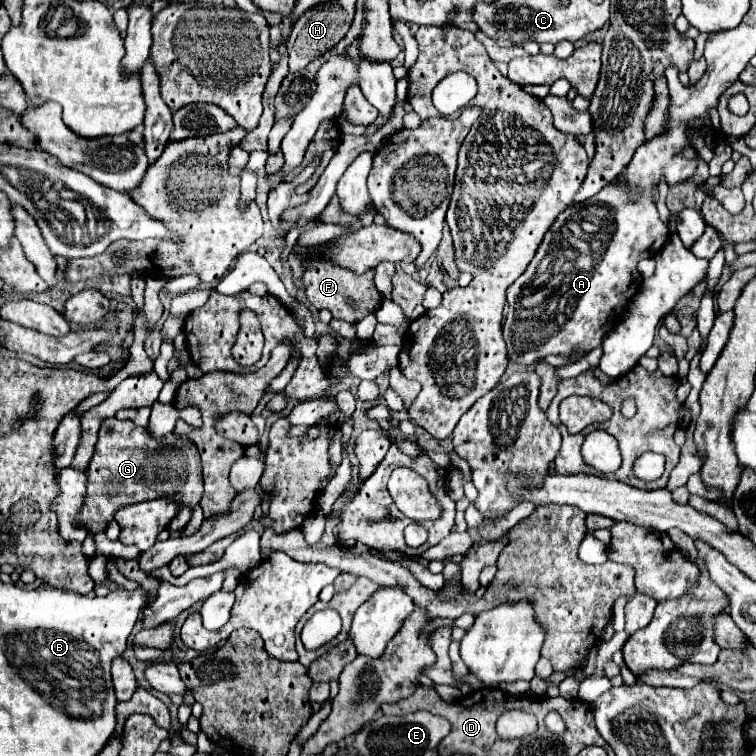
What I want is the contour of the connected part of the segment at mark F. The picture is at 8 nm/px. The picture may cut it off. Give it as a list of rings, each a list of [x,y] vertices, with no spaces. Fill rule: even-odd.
[[[313,261],[303,273],[303,283],[305,295],[315,309],[329,309],[335,319],[343,319],[347,323],[357,323],[381,307],[381,293],[373,283],[373,271],[355,275],[329,261]],[[347,299],[353,299],[353,303],[347,303]]]

